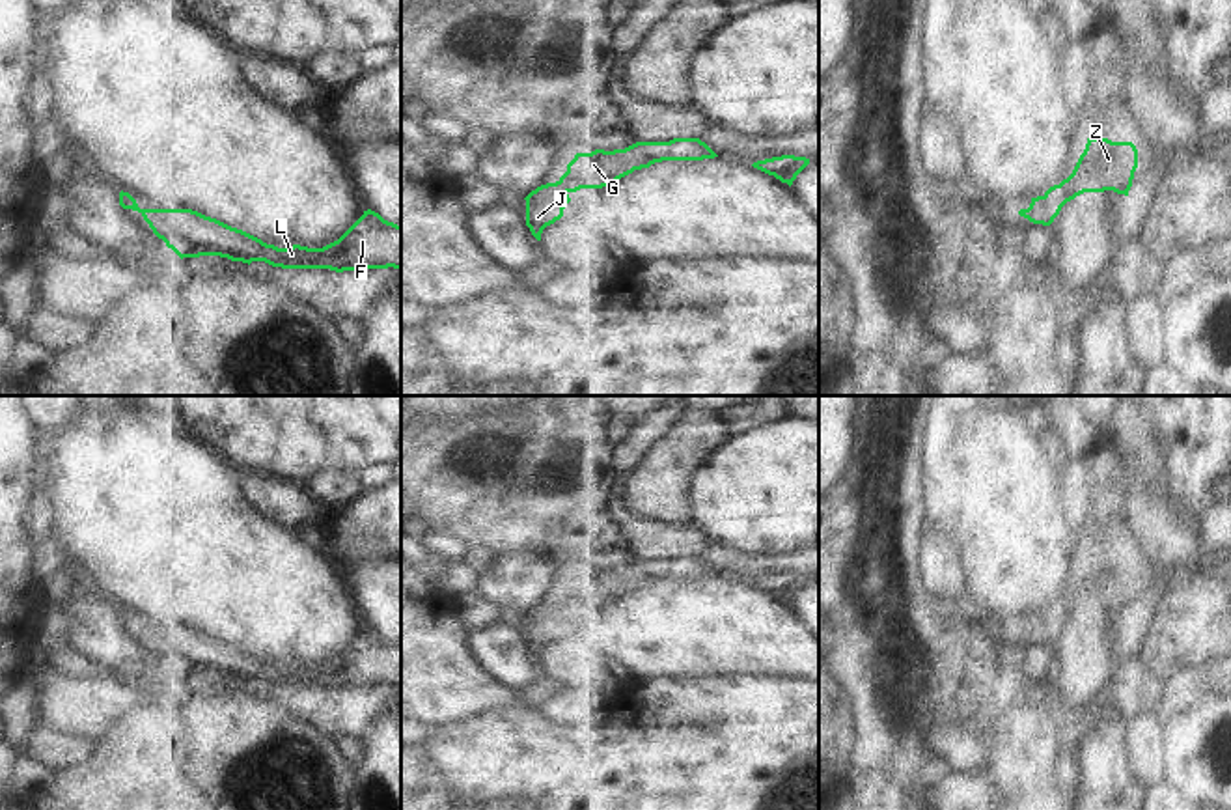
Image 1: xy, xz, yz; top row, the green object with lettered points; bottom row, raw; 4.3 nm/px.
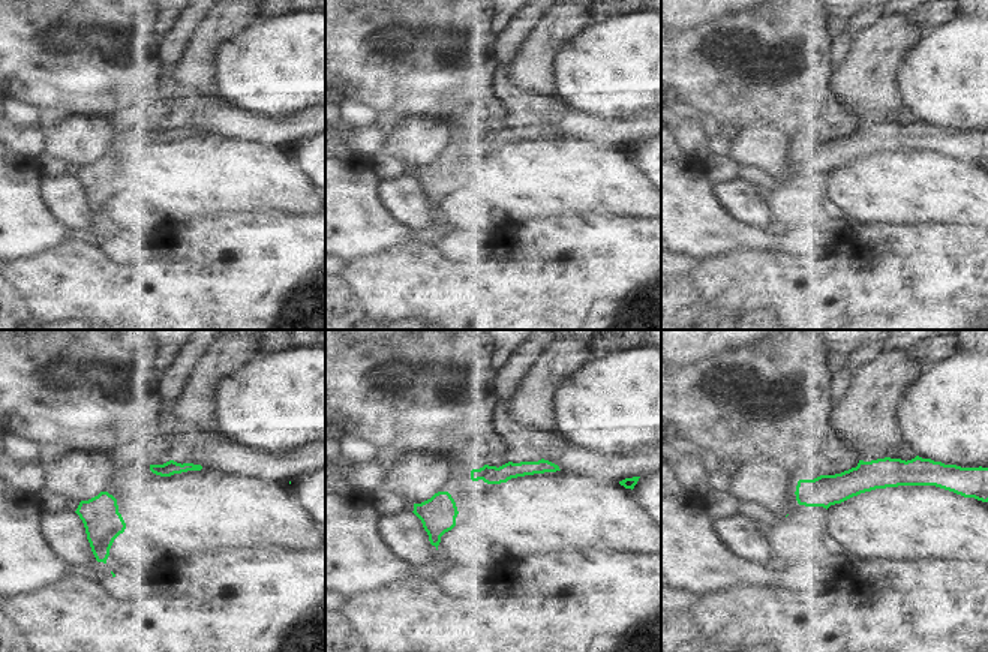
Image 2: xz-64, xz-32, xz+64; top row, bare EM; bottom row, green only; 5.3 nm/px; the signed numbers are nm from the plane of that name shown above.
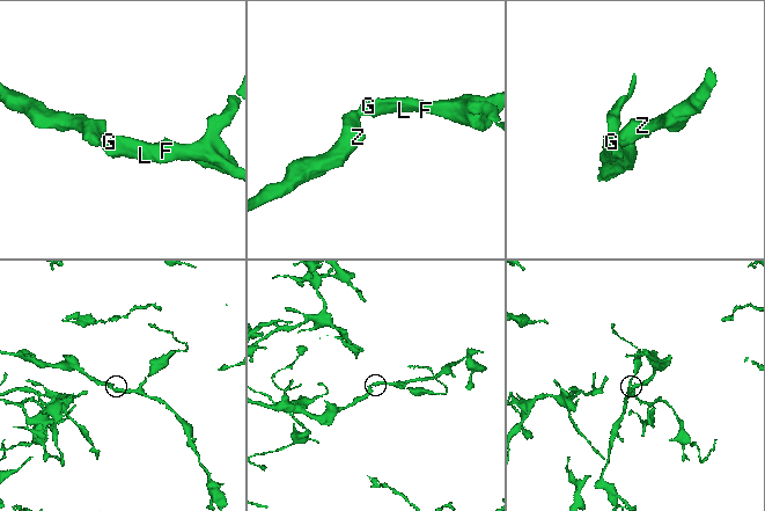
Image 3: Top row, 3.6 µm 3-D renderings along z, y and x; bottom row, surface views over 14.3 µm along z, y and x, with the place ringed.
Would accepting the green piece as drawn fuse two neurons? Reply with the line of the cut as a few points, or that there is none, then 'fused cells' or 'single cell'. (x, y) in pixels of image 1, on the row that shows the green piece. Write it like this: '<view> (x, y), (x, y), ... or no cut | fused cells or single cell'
no cut | single cell

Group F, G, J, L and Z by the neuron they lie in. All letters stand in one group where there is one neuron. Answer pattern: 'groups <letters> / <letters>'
groups F G J L Z

